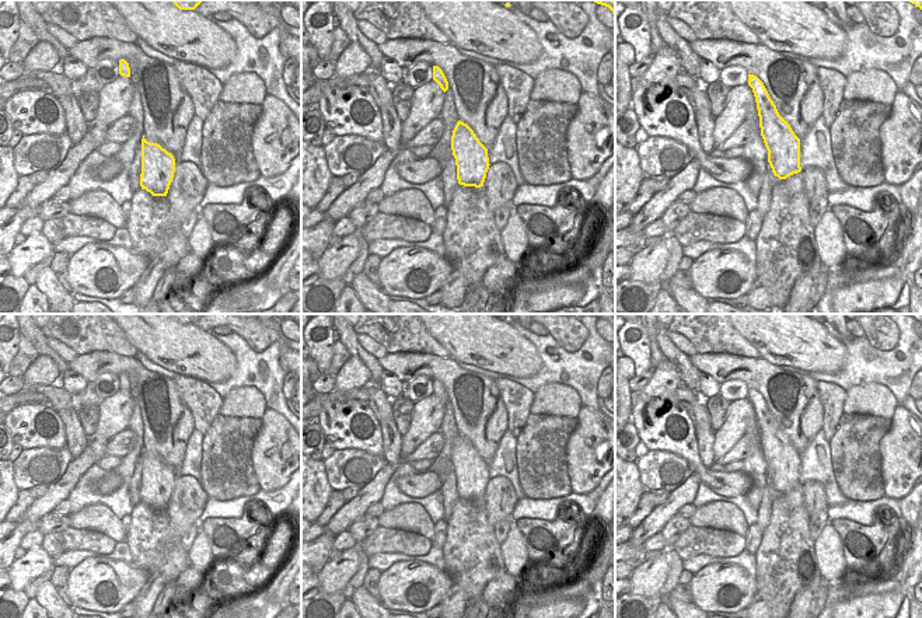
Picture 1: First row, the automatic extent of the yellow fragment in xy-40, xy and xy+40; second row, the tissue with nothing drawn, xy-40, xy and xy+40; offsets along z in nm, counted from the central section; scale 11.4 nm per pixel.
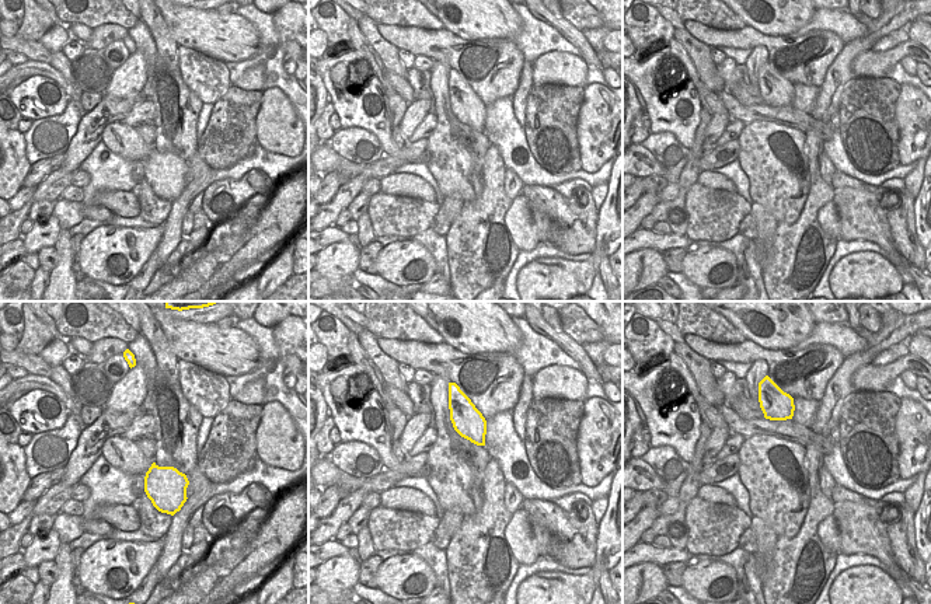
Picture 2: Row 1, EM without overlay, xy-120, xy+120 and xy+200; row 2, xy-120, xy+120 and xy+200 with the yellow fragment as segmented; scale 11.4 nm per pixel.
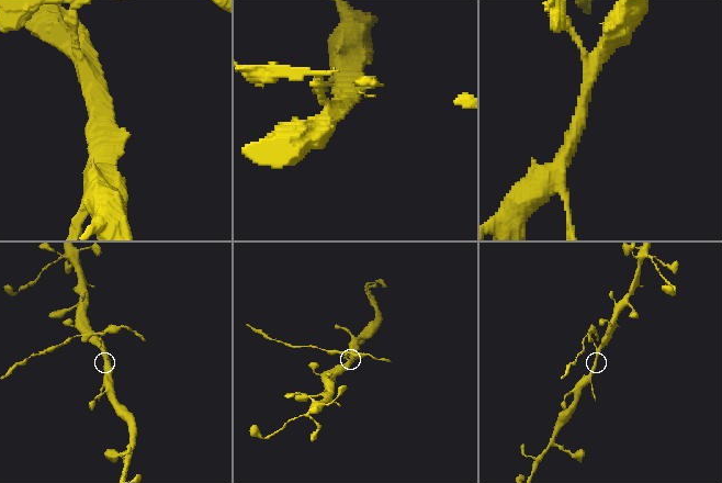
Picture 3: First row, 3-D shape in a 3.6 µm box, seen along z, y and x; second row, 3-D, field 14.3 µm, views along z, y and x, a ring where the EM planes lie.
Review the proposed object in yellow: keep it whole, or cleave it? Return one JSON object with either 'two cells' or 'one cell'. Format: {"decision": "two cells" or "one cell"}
{"decision": "two cells"}

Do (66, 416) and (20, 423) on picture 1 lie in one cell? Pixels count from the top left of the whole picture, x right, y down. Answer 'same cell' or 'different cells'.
different cells

